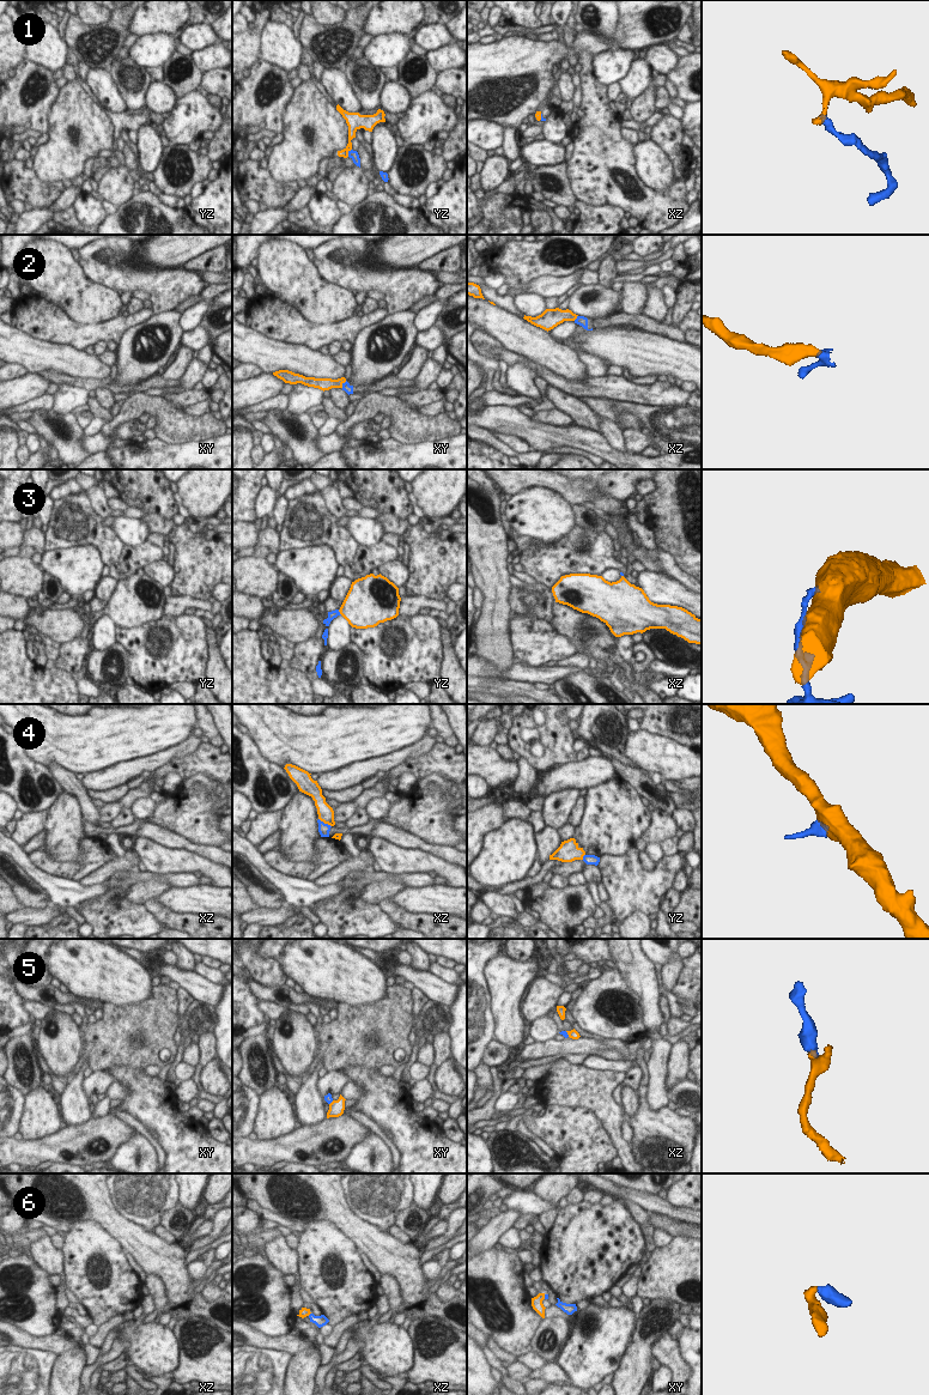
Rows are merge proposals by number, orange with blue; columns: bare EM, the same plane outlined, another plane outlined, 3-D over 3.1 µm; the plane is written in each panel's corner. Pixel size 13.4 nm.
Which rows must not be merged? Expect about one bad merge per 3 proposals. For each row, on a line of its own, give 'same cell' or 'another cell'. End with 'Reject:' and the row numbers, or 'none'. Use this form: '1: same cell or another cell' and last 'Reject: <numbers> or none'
1: another cell
2: same cell
3: same cell
4: another cell
5: another cell
6: same cell
Reject: 1, 4, 5

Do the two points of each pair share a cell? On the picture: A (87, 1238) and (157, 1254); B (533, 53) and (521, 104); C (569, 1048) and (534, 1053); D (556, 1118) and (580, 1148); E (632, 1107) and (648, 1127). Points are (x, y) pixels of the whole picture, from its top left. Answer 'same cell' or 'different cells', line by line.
A: different cells
B: same cell
C: same cell
D: same cell
E: different cells

